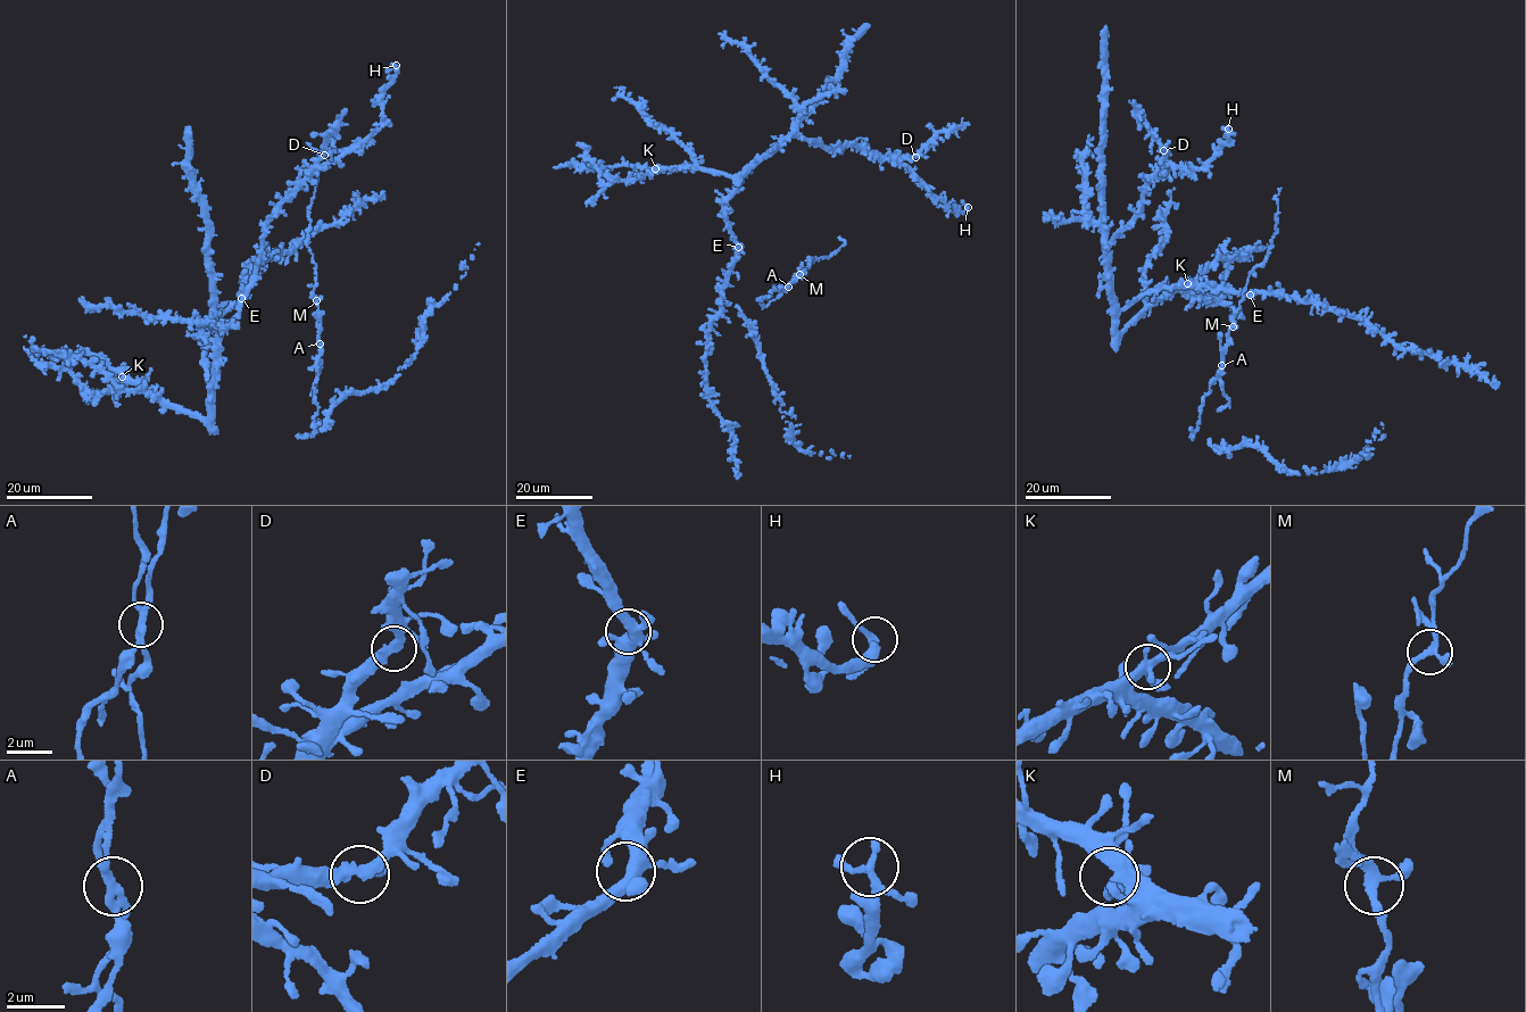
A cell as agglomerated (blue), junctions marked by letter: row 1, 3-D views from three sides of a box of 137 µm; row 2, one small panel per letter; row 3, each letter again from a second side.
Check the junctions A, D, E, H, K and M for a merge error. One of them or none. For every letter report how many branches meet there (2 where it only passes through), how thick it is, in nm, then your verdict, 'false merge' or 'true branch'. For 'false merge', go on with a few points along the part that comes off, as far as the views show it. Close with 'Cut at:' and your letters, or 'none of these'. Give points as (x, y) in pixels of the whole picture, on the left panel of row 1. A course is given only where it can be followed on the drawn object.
A: 4 branches meet; 240 nm thick; false merge; foreign part runs (320, 343), (321, 371), (312, 396)
D: 3 branches meet; 300 nm thick; true branch
E: 4 branches meet; 380 nm thick; true branch
H: 4 branches meet; 200 nm thick; true branch
K: 5 branches meet; 340 nm thick; true branch
M: 3 branches meet; 240 nm thick; true branch
Cut at: A

